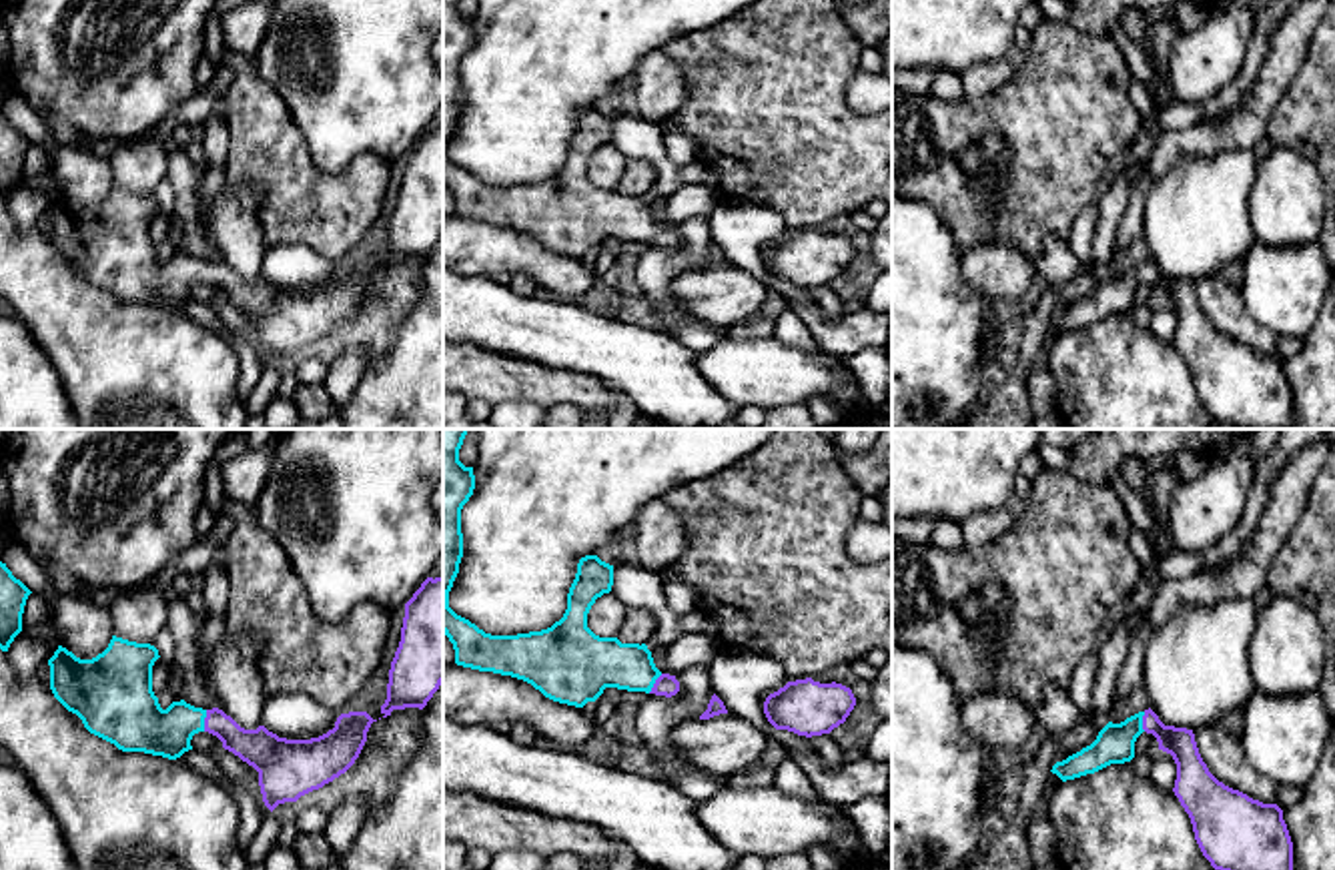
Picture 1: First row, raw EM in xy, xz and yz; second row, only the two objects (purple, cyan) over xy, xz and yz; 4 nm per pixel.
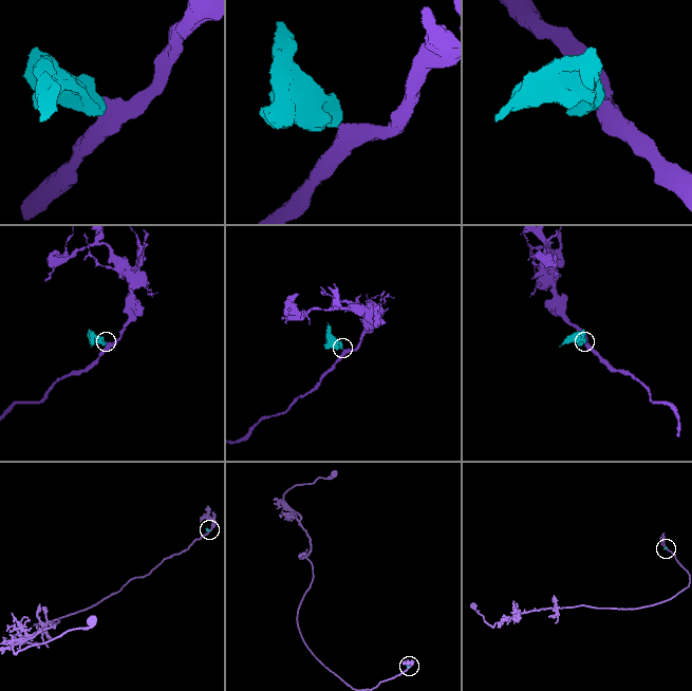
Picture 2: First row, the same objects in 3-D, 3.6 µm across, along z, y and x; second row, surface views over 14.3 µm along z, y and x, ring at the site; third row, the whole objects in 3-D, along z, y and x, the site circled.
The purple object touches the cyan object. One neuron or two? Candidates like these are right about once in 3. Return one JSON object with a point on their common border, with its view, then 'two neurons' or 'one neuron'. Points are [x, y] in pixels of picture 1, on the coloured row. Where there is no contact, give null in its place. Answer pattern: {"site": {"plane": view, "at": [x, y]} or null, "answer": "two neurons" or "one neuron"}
{"site": {"plane": "xy", "at": [205, 720]}, "answer": "one neuron"}

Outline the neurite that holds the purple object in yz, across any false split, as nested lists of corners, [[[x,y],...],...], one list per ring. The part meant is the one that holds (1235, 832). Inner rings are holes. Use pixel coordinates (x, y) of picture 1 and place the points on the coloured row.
[[[1151,708],[1121,724],[1108,722],[1090,746],[1056,762],[1050,772],[1066,782],[1131,762],[1143,732],[1153,734],[1159,750],[1173,756],[1173,792],[1215,870],[1293,870],[1293,842],[1283,810],[1219,782],[1203,762],[1193,730],[1165,726]]]

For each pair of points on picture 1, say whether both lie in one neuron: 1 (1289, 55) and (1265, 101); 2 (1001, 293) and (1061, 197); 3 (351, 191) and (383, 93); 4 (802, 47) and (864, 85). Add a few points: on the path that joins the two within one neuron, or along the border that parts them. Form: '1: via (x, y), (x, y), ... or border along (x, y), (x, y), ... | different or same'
1: via (1281, 67), (1267, 89) | same
2: border along (977, 243), (1011, 243), (1033, 265) | different
3: border along (389, 165), (357, 155), (345, 171), (319, 171) | different
4: border along (858, 67), (846, 87), (846, 105), (870, 117) | different

